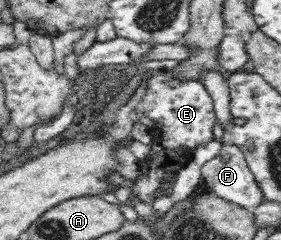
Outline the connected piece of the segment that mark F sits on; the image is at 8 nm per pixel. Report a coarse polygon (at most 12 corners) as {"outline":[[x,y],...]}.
{"outline":[[223,145],[201,167],[217,197],[250,210],[263,201],[242,151]]}

